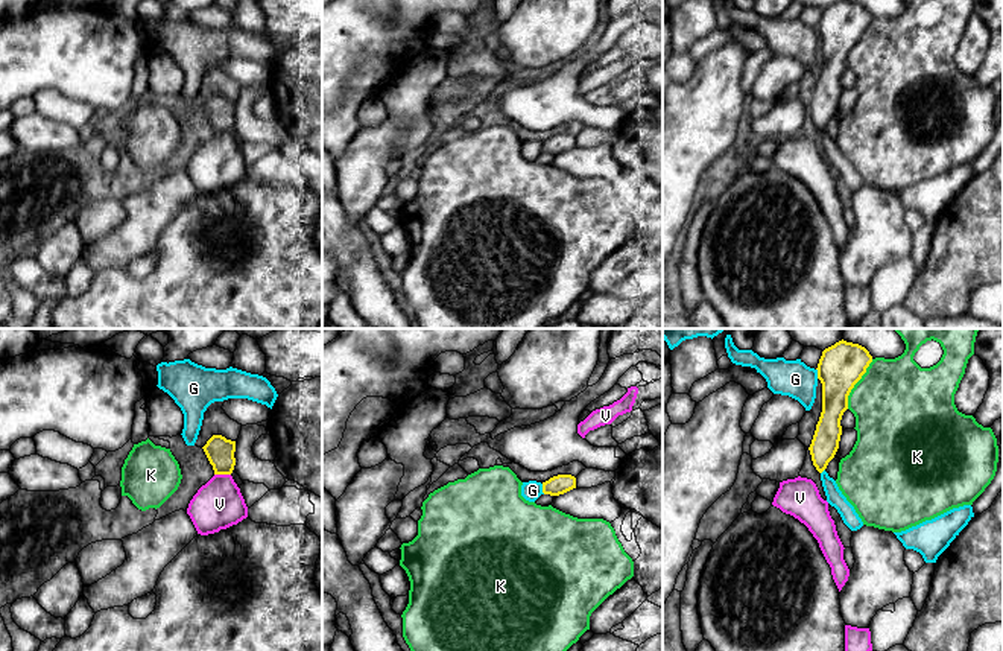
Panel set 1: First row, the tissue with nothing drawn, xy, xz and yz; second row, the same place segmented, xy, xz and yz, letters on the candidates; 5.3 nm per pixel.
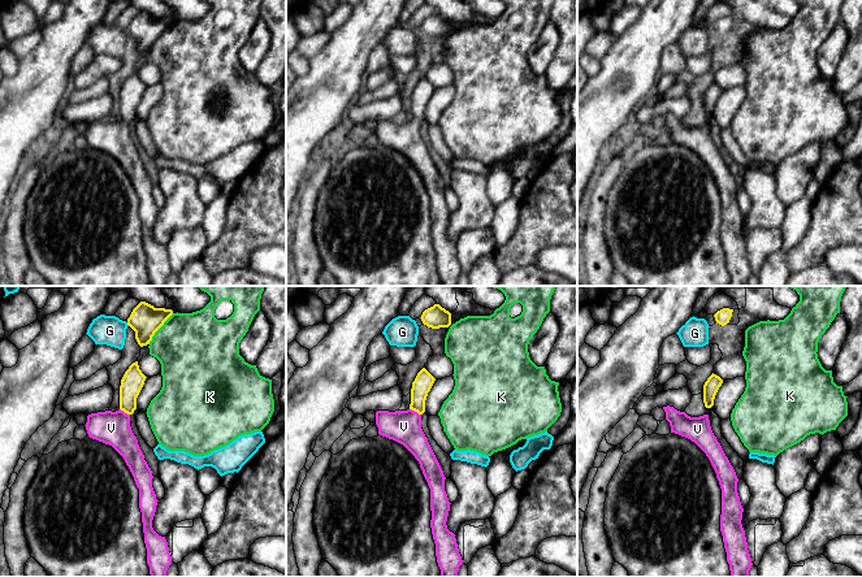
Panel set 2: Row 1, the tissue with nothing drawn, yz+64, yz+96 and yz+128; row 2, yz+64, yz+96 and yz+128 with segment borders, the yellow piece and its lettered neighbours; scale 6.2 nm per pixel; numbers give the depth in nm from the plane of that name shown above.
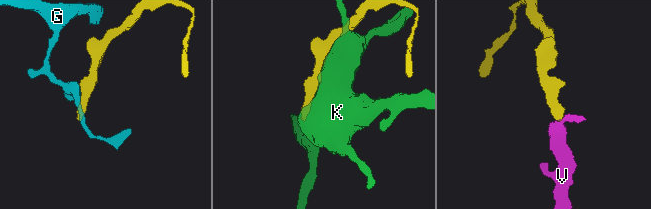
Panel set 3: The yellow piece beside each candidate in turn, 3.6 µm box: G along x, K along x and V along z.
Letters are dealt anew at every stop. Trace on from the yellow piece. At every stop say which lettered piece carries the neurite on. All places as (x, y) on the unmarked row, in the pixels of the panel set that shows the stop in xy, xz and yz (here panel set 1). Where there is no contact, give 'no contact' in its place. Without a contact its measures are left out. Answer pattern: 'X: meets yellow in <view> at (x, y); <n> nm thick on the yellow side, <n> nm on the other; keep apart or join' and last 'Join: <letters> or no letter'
G: meets yellow in xz at (543, 148); 100 nm thick on the yellow side, 100 nm on the other; keep apart
K: meets yellow in yz at (856, 41); 240 nm thick on the yellow side, 460 nm on the other; keep apart
V: meets yellow in xy at (222, 133); 150 nm thick on the yellow side, 260 nm on the other; join
Join: V

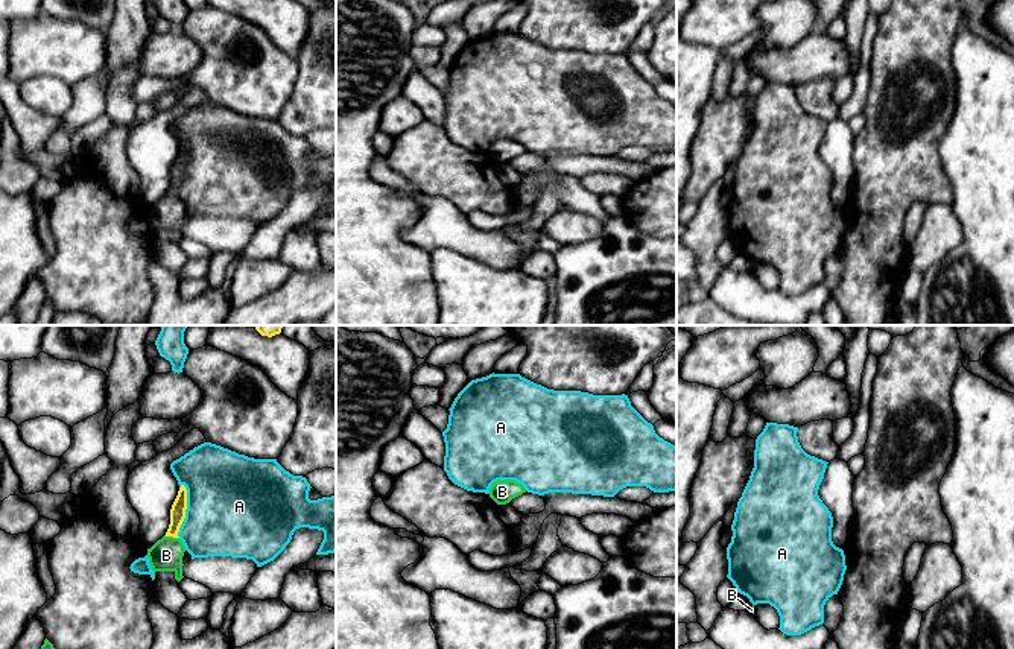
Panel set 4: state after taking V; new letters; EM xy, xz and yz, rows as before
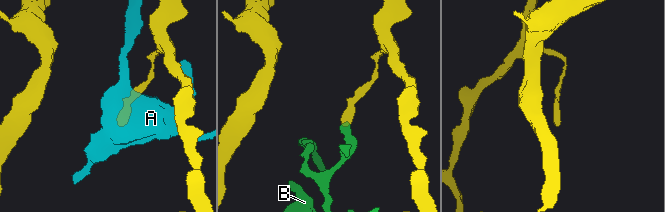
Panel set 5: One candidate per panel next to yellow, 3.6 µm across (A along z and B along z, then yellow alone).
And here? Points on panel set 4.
A: meets yellow in xy at (184, 170); 80 nm thick on the yellow side, 480 nm on the other; keep apart
B: meets yellow in xy at (172, 195); 80 nm thick on the yellow side, 180 nm on the other; keep apart
Join: no letter

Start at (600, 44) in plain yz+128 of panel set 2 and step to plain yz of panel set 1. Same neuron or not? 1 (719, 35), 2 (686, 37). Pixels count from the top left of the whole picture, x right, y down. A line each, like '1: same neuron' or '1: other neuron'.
1: same neuron
2: other neuron

